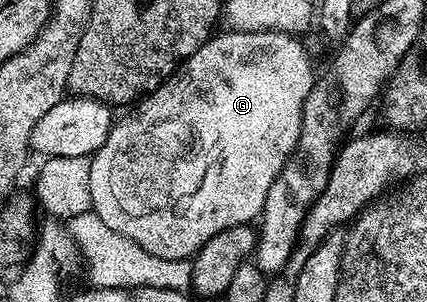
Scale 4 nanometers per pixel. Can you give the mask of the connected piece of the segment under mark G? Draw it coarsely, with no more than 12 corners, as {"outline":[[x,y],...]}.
{"outline":[[212,34],[90,156],[91,210],[190,260],[258,220],[316,87]]}

